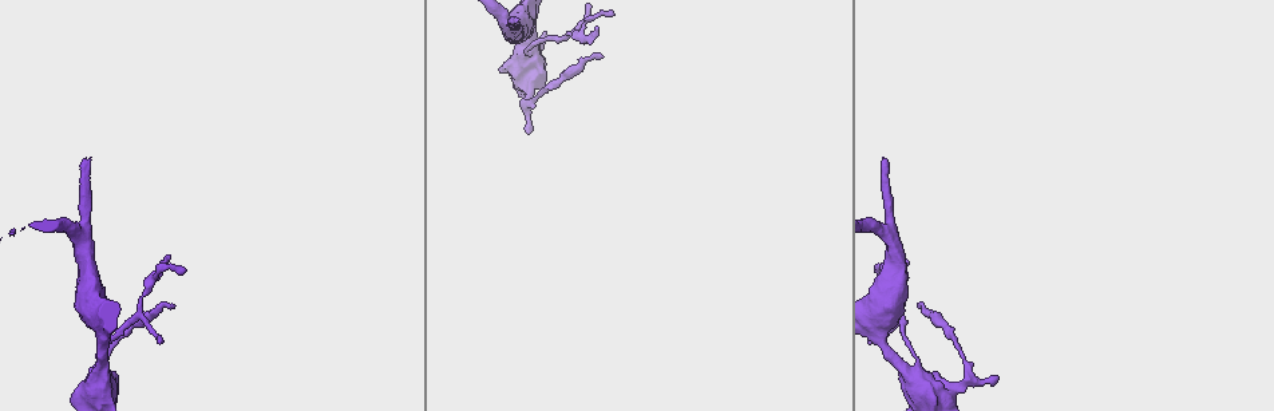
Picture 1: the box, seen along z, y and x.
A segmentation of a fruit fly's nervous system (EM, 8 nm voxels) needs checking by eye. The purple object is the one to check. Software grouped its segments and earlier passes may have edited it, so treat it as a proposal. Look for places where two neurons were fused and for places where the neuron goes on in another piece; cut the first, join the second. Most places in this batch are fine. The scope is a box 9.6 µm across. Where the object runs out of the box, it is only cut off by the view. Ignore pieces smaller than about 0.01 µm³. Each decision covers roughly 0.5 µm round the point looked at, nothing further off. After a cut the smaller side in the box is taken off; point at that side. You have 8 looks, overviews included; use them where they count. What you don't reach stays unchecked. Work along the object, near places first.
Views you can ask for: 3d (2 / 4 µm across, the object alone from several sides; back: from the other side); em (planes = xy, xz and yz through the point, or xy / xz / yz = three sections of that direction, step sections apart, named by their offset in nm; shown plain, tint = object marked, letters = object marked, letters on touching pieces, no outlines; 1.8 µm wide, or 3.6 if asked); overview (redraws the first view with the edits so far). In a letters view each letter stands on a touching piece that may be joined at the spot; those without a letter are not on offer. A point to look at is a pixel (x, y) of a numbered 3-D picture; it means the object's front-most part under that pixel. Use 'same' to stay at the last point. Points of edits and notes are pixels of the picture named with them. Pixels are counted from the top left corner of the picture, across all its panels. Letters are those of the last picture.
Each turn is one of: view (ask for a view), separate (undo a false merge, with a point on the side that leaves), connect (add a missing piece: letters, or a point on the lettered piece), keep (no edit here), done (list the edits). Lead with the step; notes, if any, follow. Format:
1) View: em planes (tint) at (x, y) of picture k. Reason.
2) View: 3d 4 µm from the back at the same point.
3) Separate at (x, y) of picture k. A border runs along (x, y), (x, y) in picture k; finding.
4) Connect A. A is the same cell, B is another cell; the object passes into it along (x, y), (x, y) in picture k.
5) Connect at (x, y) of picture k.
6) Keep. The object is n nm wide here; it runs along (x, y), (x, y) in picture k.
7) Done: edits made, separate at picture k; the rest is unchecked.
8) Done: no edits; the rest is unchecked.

View: em 3.6 µm planes (letters) at (915, 367) of picture 1. Small branch off a trunk.

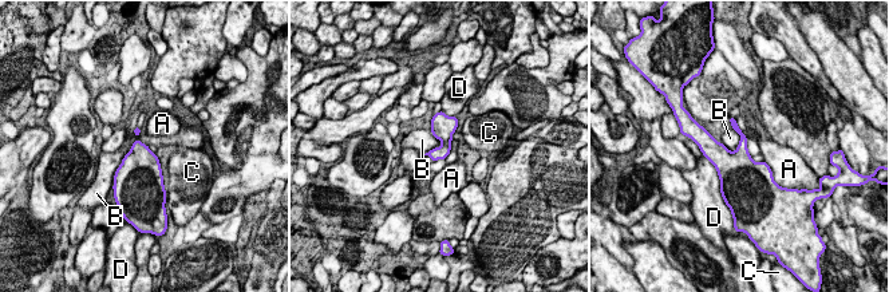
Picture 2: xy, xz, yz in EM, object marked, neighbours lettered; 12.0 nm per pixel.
Keep. A, B, C and D are other cells; a border runs along (139, 134), (117, 169), (111, 186) in picture 2; continuous, no second neuron.

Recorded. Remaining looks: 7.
View: 3d 4 µm at (995, 375) of picture 1. Branch stops here.

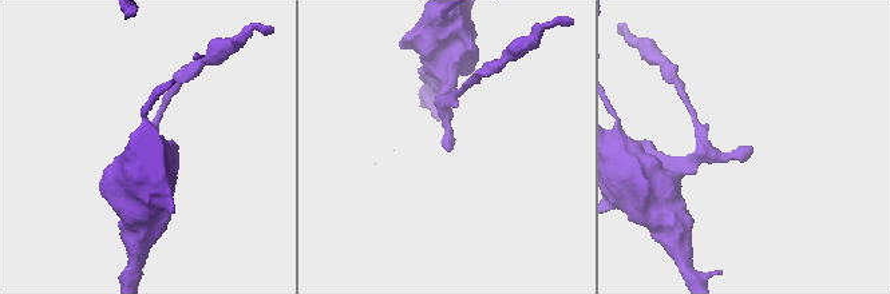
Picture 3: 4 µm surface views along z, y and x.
View: em planes (letters) at (451, 145) of picture 3. Shape alone is not enough.

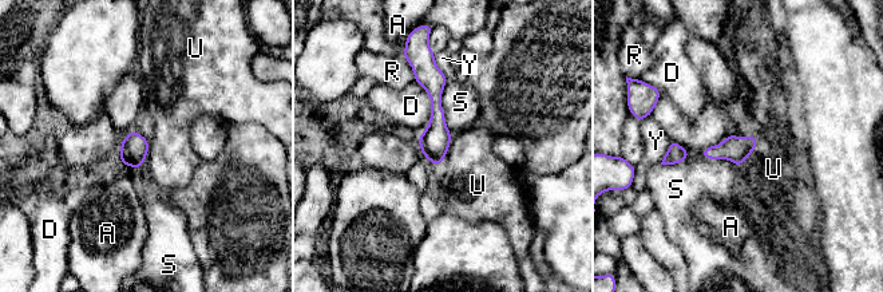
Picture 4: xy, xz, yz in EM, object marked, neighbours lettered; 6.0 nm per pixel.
Keep. The object is 160 nm wide here; the longest contact is with D, 340 nm; A, D, R, S, U and Y are other cells; none of them fits.

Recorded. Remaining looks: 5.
View: 3d 2 µm at (923, 305) of picture 1. Free end.

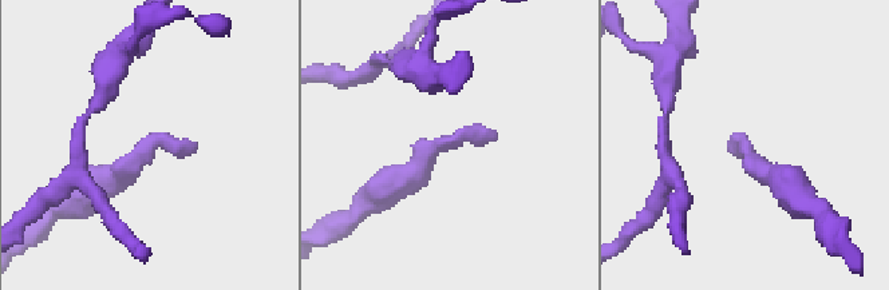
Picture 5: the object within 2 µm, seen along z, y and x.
View: em xy step 8 (letters) at (194, 142) of picture 5. Shape alone is not enough.

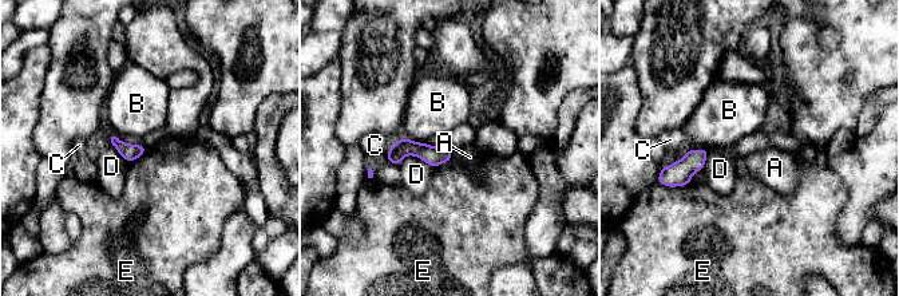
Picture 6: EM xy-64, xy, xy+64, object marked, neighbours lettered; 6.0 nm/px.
View: em xz step 4 (letters) at the same point. Another direction.

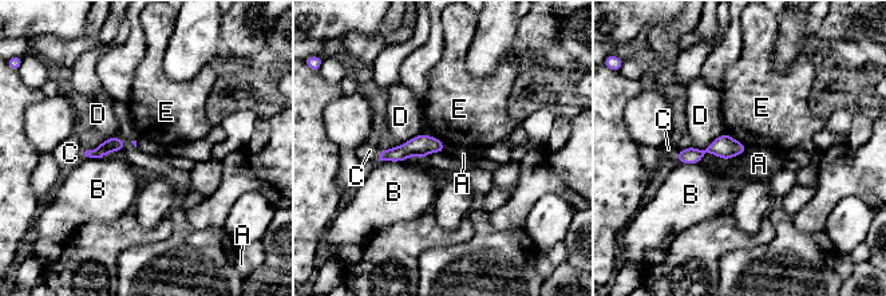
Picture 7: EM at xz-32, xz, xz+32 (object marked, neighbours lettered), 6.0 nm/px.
Keep. A, B, C, D and E are other cells; a border runs along (748, 148), (742, 156) in picture 7; none of them fits.

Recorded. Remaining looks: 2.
View: 3d 4 µm at (518, 18) of picture 1. Free end.

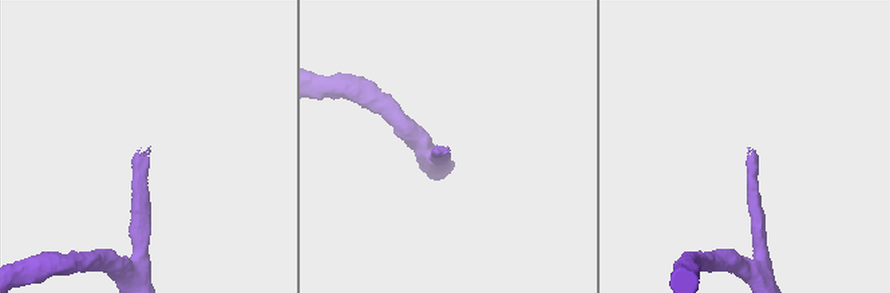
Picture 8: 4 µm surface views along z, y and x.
View: em planes (letters) at (147, 149) of picture 8. Now the EM.

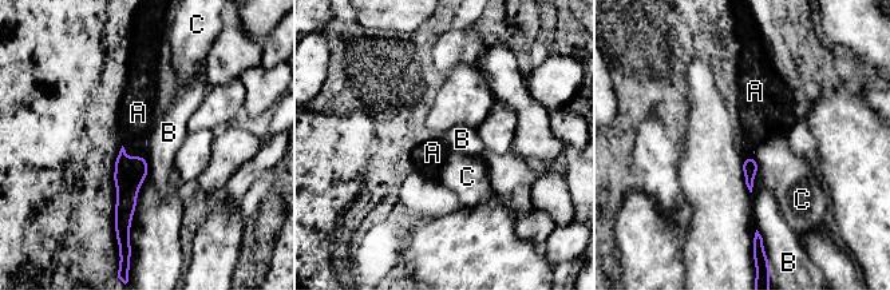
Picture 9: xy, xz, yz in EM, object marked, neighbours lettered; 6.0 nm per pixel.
Connect A. The longest contact is with A, 160 nm; A is the same cell, B and C are other cells; the neuron continues.

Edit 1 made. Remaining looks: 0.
Done: edits made, connect at picture 9; the rest is unchecked.

